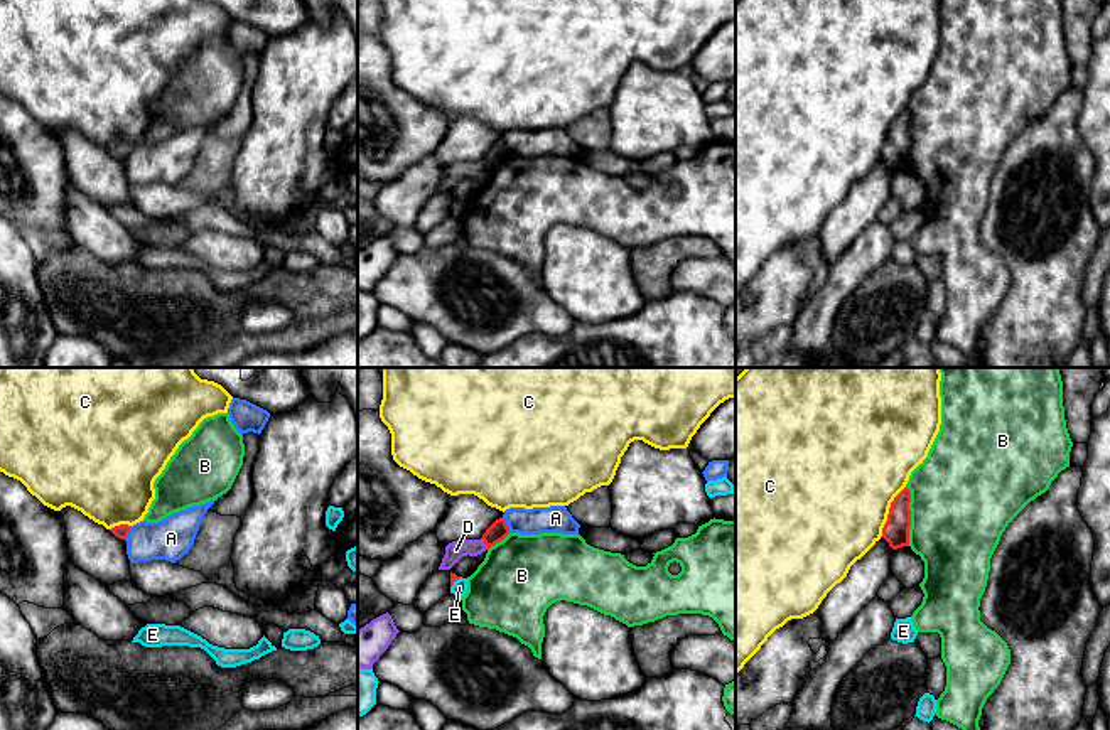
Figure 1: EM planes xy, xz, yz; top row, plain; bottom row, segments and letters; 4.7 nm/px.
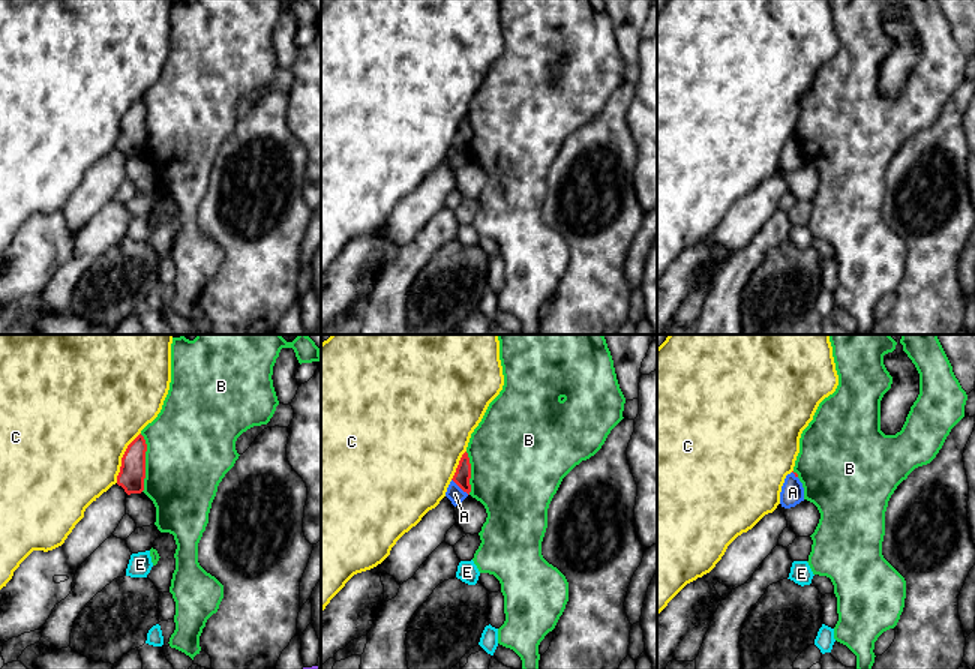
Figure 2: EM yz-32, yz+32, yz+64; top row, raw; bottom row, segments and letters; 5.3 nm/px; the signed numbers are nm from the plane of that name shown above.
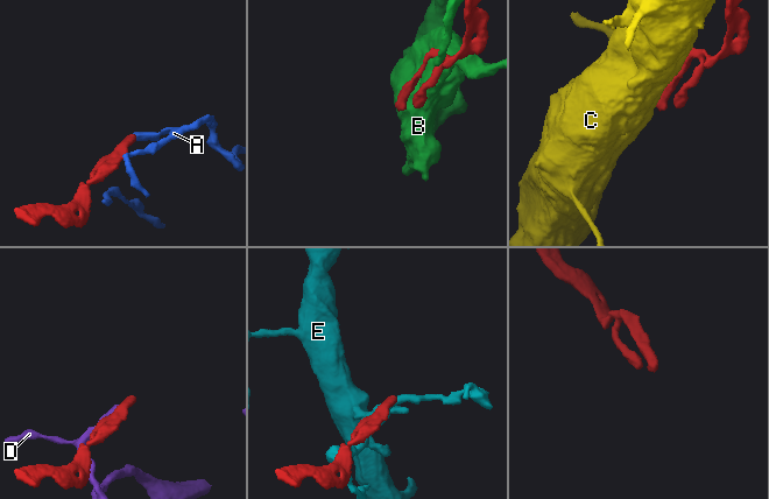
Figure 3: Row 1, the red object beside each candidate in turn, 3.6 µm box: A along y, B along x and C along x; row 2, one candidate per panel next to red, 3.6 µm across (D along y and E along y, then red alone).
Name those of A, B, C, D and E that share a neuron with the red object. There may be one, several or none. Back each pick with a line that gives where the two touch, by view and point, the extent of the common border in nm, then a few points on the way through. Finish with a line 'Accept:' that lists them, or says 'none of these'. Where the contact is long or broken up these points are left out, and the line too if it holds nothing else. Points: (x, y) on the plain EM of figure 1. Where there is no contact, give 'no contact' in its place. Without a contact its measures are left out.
Accept: none of these

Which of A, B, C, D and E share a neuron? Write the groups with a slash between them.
A / B / C / D / E

